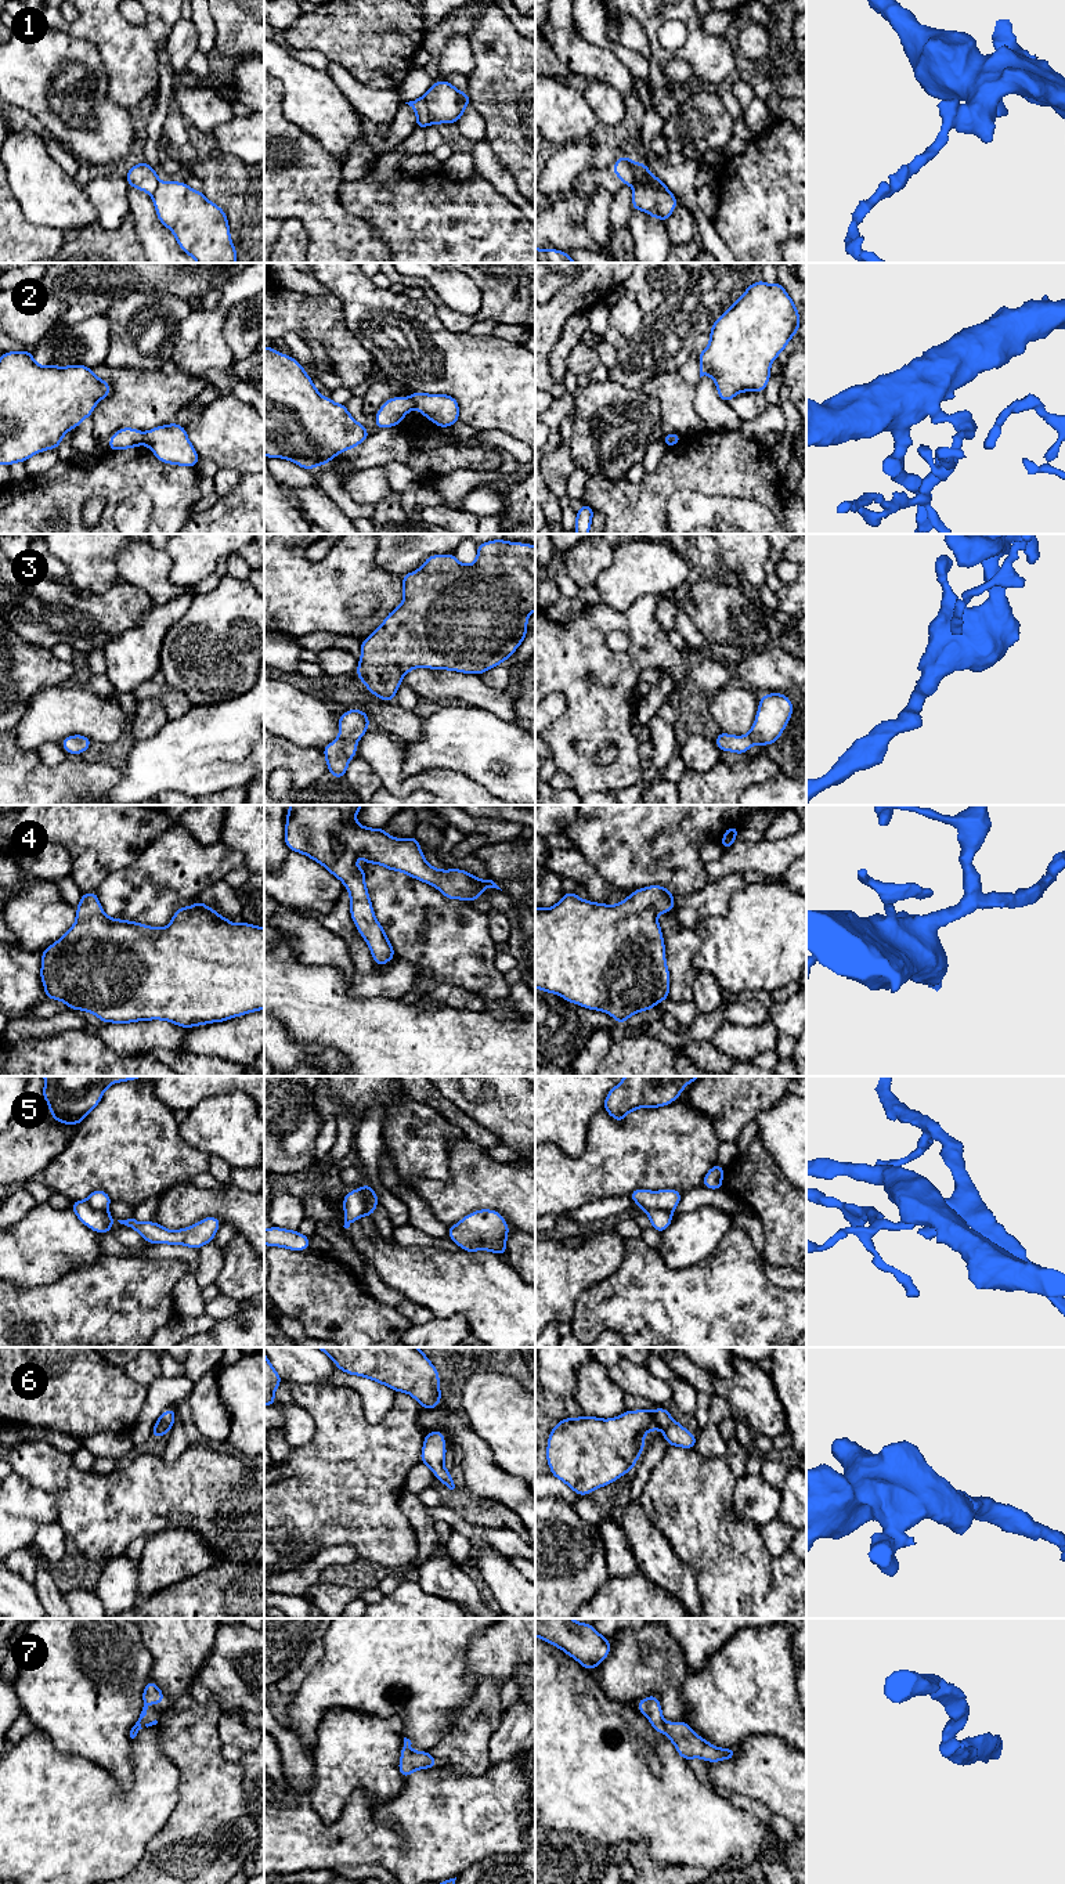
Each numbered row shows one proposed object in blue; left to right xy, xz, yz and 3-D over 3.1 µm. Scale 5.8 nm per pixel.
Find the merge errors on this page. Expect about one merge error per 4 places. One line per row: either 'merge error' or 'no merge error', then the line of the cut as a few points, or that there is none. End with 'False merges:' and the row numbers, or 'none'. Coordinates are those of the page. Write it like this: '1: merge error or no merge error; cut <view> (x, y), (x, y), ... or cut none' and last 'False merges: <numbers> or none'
1: merge error; cut yz (634, 186), (667, 190)
2: merge error; cut xy (141, 433), (143, 443)
3: no merge error; cut none
4: no merge error; cut none
5: merge error; cut yz (672, 1211), (649, 1209), (646, 1212)
6: no merge error; cut none
7: no merge error; cut none
False merges: 1, 2, 5

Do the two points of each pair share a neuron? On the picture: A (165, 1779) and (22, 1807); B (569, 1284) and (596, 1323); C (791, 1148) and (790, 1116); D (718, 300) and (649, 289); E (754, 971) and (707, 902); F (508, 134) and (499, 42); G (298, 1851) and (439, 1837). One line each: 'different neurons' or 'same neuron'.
A: same neuron
B: different neurons
C: same neuron
D: different neurons
E: different neurons
F: same neuron
G: same neuron

